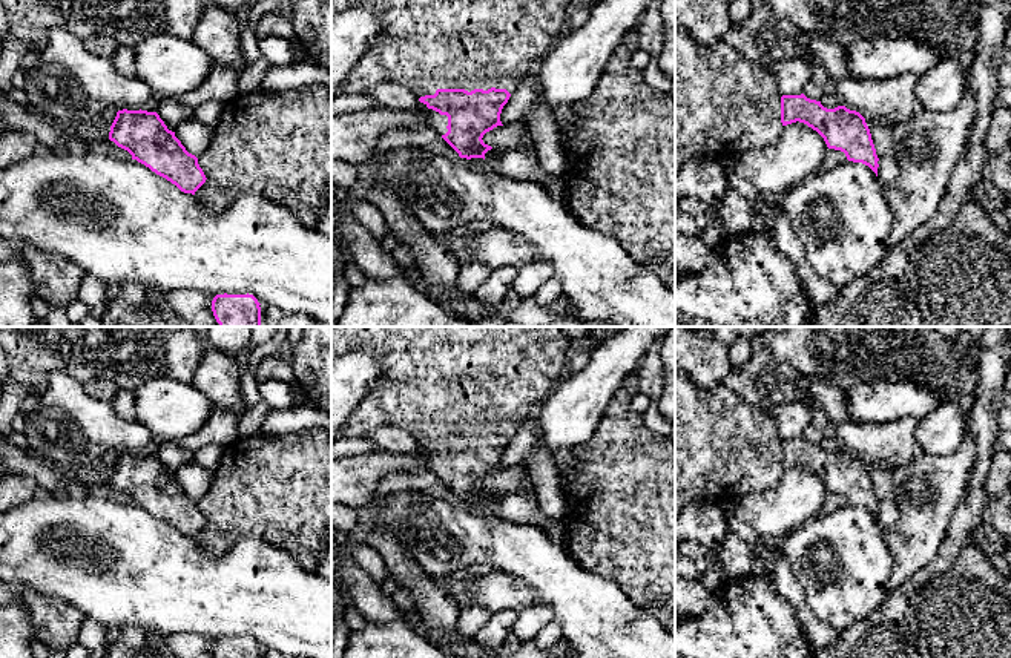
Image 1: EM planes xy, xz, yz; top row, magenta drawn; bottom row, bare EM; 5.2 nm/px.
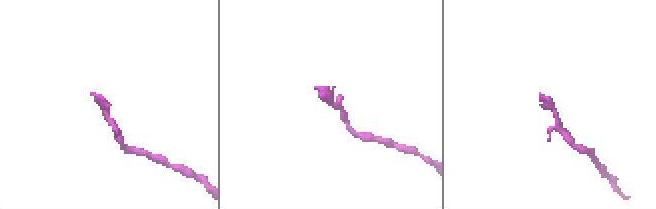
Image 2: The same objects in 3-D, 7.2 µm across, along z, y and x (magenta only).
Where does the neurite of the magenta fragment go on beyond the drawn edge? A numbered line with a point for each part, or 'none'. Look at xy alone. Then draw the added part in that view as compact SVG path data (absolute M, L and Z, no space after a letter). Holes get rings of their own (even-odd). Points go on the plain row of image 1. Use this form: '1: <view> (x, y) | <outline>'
none

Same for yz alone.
1: yz (724, 448) | M675 364L675 518L693 502L713 500L726 509L750 492L773 488L784 472L781 440L766 410L750 406L724 383L710 391L697 388Z

